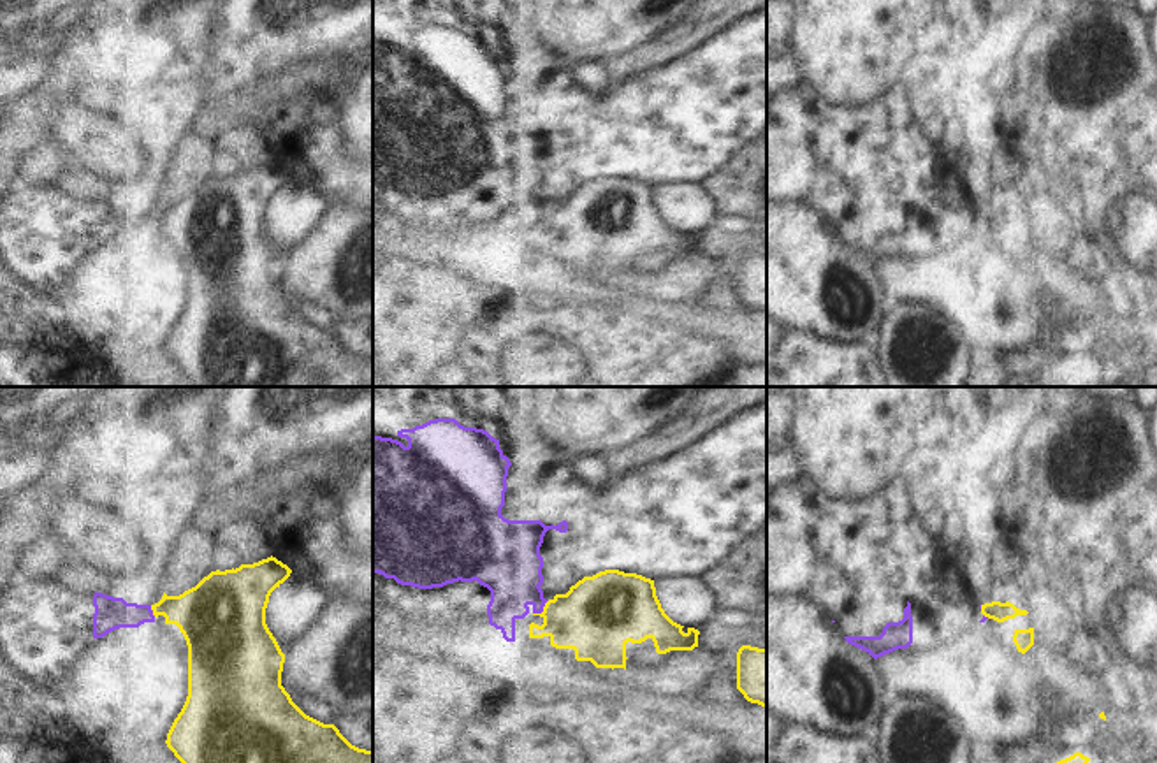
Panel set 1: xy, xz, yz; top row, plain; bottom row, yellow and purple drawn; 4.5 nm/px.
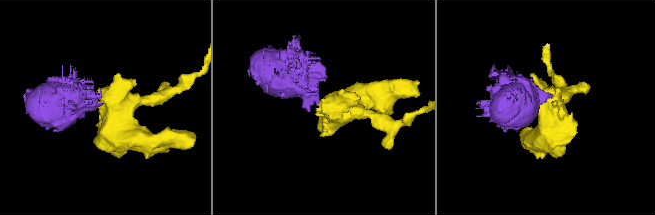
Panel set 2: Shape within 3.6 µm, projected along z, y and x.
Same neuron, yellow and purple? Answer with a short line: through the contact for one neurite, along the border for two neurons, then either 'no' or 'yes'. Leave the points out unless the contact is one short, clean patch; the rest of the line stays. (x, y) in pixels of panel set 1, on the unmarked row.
xz (549, 206), (540, 218), (533, 220) | no

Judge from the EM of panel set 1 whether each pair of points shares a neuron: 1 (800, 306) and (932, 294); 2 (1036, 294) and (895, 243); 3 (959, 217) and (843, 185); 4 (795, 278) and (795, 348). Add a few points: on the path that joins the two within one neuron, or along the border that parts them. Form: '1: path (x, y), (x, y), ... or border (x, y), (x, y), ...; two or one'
1: border (874, 266), (888, 305); two
2: border (953, 238), (936, 245), (913, 247), (904, 255); two
3: path (931, 208), (906, 190), (871, 185); one
4: border (785, 327), (834, 343); two

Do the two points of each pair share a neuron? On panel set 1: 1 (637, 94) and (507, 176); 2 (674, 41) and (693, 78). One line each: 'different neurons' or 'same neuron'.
1: same neuron
2: different neurons

